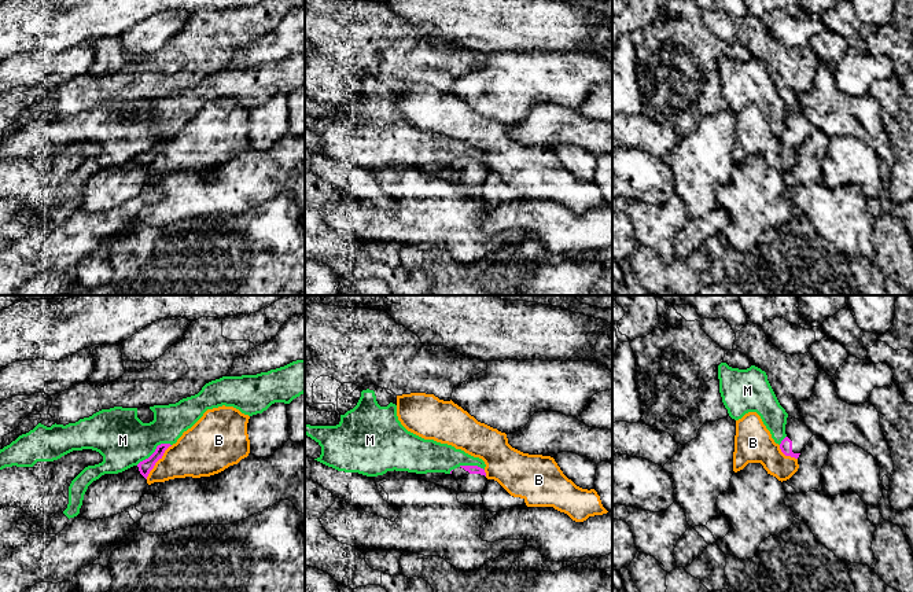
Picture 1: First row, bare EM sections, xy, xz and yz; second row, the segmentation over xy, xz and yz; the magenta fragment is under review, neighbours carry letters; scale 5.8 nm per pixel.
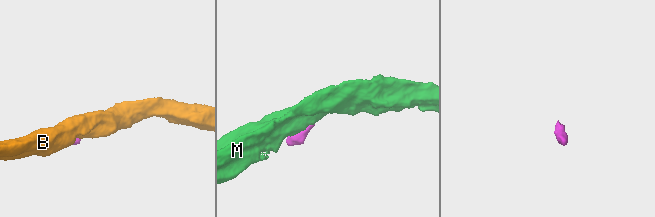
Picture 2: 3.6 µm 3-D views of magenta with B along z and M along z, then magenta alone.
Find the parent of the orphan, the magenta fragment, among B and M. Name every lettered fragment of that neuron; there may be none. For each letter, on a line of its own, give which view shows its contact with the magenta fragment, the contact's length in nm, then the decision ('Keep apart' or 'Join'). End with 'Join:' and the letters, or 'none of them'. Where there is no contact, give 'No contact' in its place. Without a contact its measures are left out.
B: Touches magenta in xy. Shared border 260 nm. Keep apart
M: Touches magenta in xy. Shared border 240 nm. Keep apart
Join: none of them

